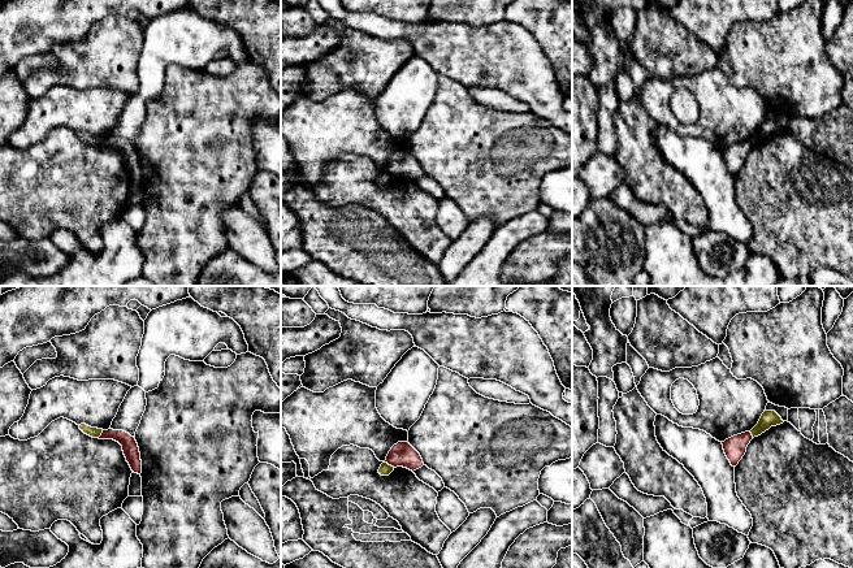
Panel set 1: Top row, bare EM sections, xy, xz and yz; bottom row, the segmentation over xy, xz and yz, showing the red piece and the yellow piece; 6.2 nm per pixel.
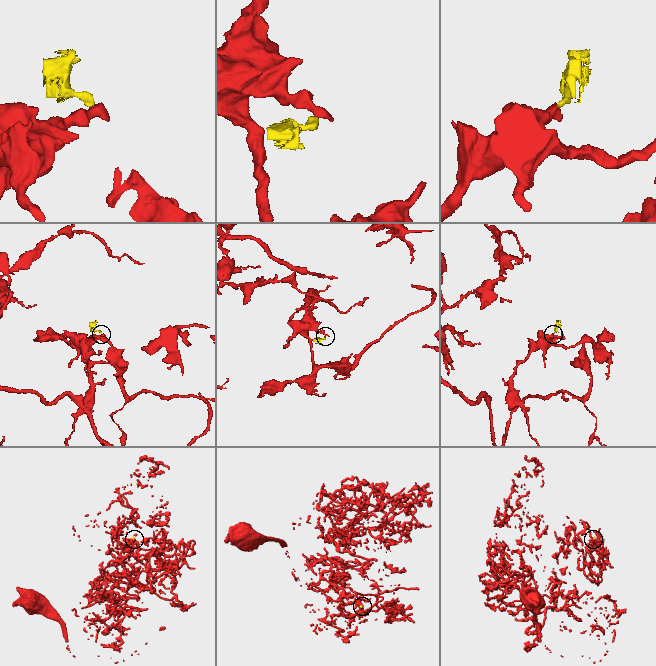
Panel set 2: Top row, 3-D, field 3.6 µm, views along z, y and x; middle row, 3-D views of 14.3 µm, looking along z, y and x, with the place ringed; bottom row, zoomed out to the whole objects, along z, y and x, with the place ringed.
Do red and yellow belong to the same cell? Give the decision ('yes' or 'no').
no

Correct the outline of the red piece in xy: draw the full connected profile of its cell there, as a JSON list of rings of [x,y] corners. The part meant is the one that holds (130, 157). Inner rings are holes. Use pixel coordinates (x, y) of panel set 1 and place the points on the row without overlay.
[[[103,139],[99,148],[113,148],[122,155],[124,164],[134,182],[142,182],[142,169],[138,152],[134,146],[124,139]]]

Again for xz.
[[[398,151],[394,153],[385,172],[394,177],[403,175],[412,181],[424,174],[420,162],[408,151]]]

